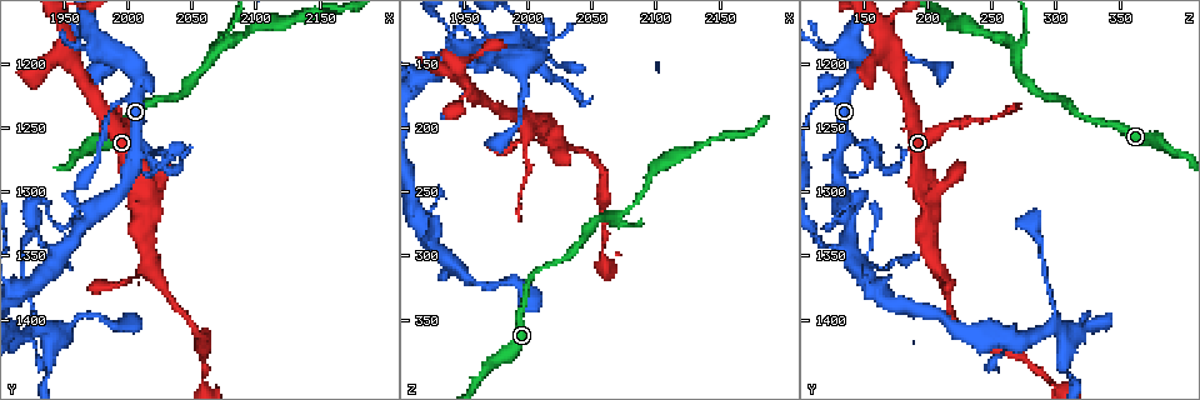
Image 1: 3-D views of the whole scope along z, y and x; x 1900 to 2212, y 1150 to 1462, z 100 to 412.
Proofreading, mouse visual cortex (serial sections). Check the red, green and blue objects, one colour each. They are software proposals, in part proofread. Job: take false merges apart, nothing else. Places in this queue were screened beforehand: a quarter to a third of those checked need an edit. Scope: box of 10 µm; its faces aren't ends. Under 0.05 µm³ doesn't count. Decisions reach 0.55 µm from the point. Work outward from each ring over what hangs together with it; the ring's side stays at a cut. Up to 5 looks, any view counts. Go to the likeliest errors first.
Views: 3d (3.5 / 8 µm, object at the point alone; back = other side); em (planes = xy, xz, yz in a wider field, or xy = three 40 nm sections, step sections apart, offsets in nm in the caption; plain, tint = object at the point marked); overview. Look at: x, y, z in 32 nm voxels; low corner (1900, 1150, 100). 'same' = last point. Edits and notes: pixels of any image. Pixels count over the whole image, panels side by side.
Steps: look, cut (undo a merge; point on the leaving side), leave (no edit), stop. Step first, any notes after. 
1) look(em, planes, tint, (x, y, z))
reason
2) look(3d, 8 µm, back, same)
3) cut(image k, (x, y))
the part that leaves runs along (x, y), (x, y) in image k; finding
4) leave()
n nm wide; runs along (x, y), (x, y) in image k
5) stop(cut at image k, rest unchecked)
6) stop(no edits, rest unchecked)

look(3d, 3.5 µm, (2072, 1188, 268))
two arms in line, one across

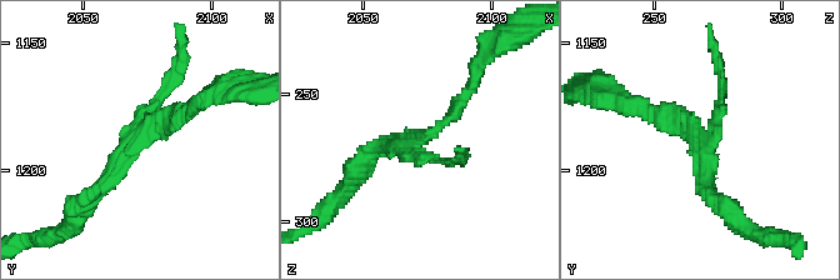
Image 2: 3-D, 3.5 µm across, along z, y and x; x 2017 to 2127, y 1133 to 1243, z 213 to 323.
look(em, xy, step 5, tint, (2071, 1188, 269))
3 arms; arms of 100, 200, 200 nm; now the EM

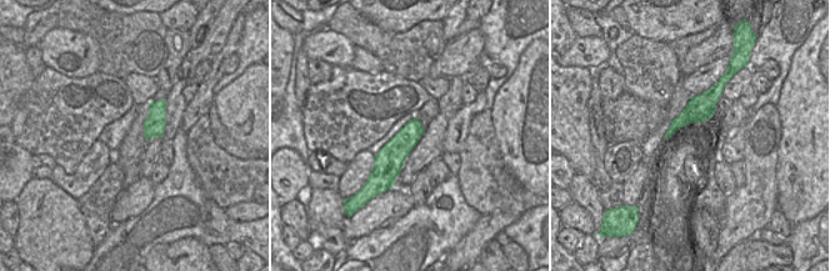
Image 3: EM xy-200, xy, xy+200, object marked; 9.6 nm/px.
leave()
runs along (85, 201), (146, 129), (189, 114) in image 2; all the same cell

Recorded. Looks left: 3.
look(3d, 3.5 µm, back, (2014, 1360, 208))
sudden change in width

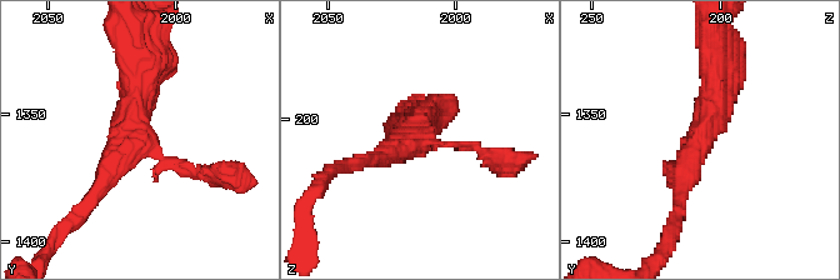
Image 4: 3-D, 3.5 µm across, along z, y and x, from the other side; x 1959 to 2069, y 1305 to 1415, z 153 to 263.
look(em, xy, step 2, plain, (2016, 1359, 206))

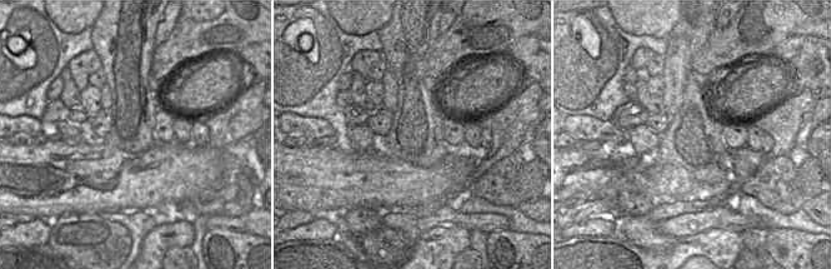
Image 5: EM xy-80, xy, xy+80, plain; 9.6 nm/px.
look(em, xy, step 2, tint, same)

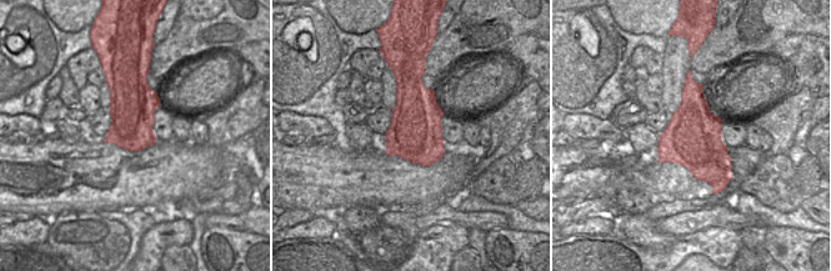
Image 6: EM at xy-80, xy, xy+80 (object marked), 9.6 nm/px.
leave()
runs along (138, 53), (134, 138), (88, 203) in image 4; all the same cell

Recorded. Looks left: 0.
stop(no edits, rest unchecked)

